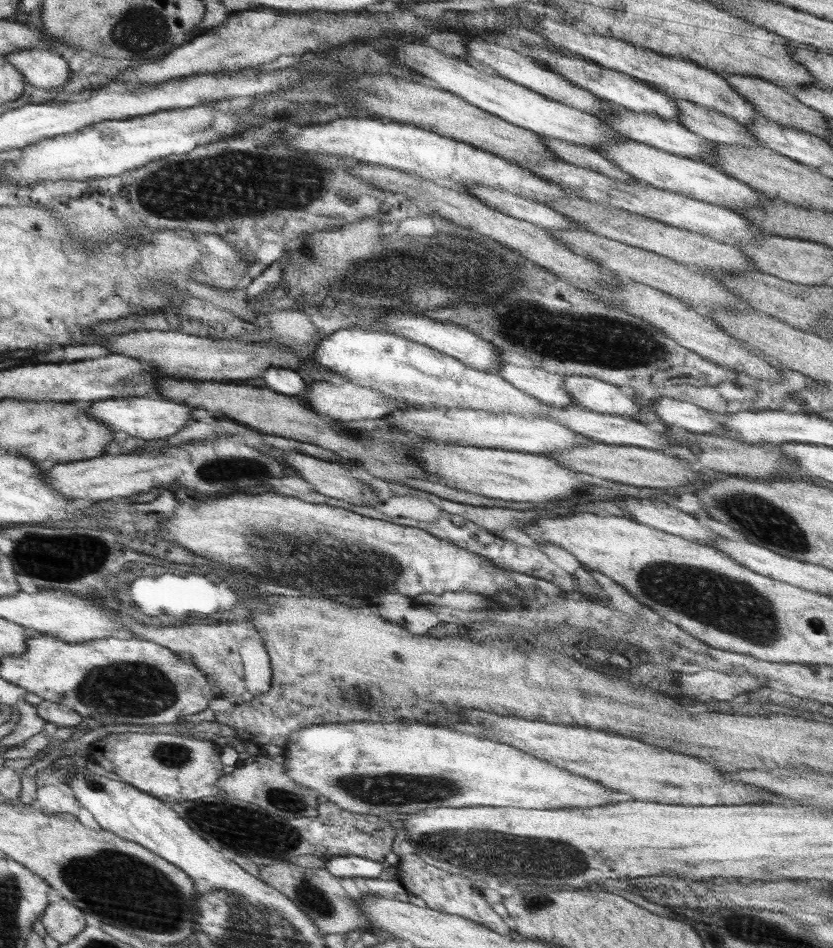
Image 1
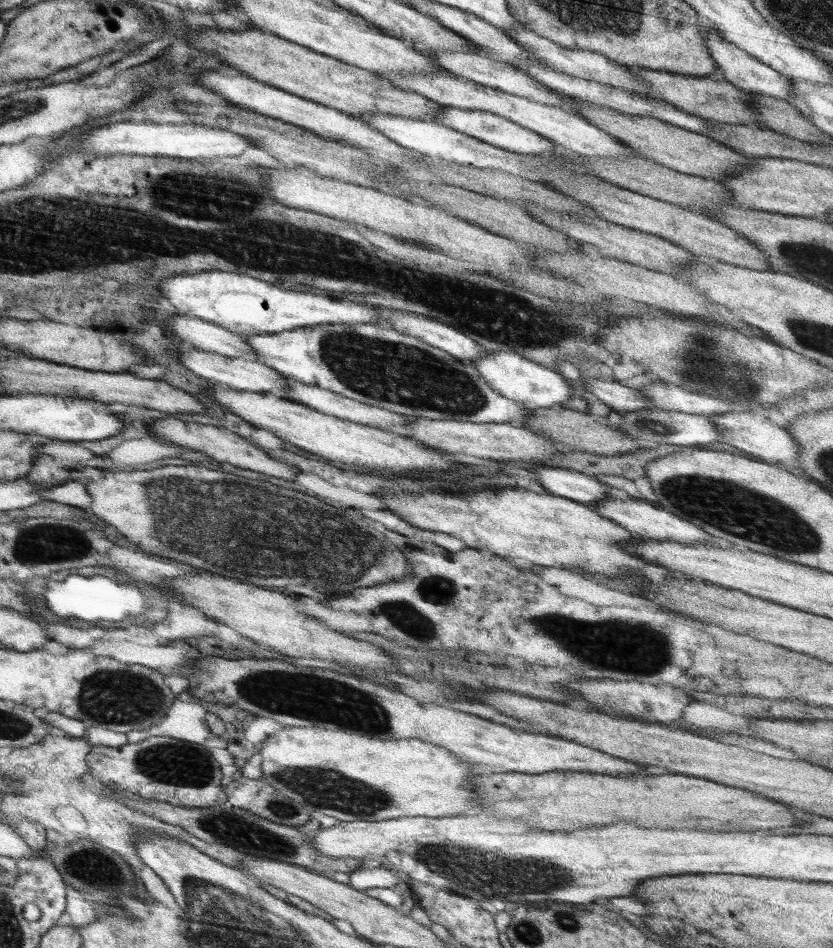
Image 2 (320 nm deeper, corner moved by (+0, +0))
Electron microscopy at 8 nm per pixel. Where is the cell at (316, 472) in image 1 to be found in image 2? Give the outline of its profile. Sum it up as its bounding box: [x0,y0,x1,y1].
[149,417,299,480]

